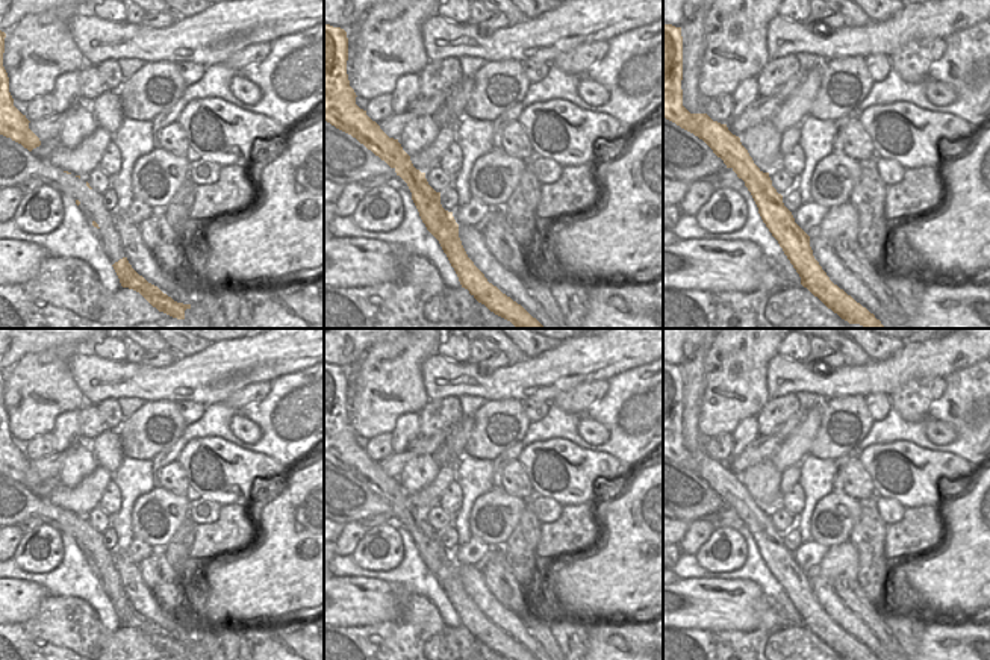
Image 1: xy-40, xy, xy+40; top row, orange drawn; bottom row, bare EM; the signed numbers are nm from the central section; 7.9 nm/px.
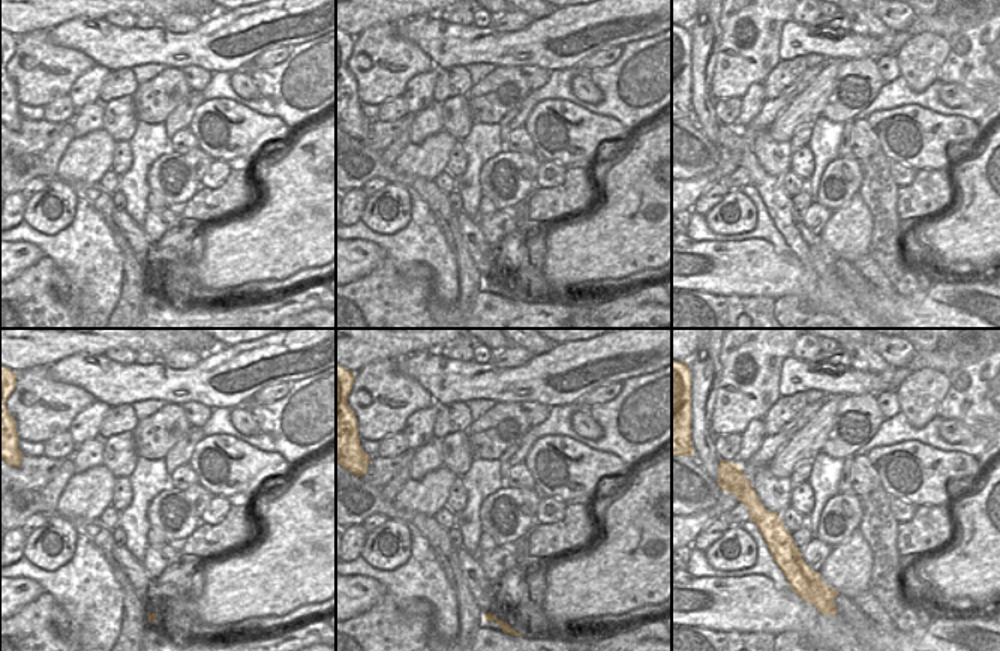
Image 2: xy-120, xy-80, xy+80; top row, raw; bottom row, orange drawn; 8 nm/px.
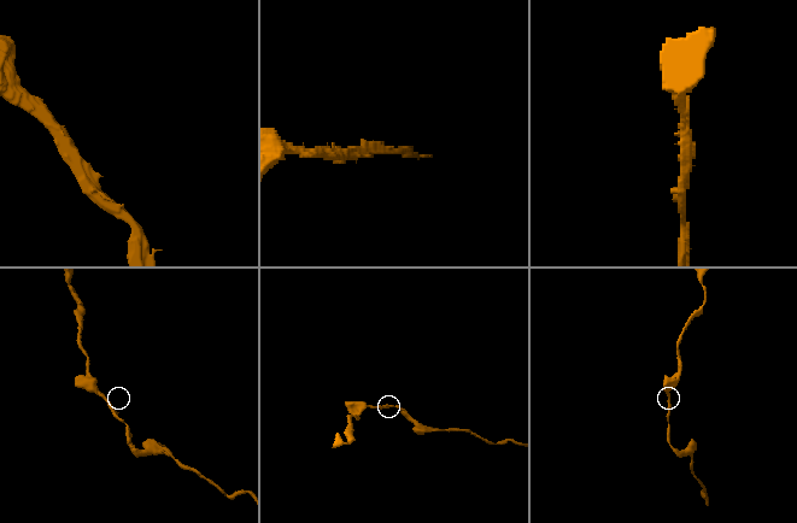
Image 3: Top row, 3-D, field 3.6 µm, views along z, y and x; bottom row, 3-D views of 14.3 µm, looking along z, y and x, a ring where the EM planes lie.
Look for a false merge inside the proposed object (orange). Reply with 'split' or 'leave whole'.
leave whole

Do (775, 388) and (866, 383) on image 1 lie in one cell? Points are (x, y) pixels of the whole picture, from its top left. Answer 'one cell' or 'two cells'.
one cell

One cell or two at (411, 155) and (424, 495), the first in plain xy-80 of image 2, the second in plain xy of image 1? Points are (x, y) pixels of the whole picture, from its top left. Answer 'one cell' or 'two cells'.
one cell

